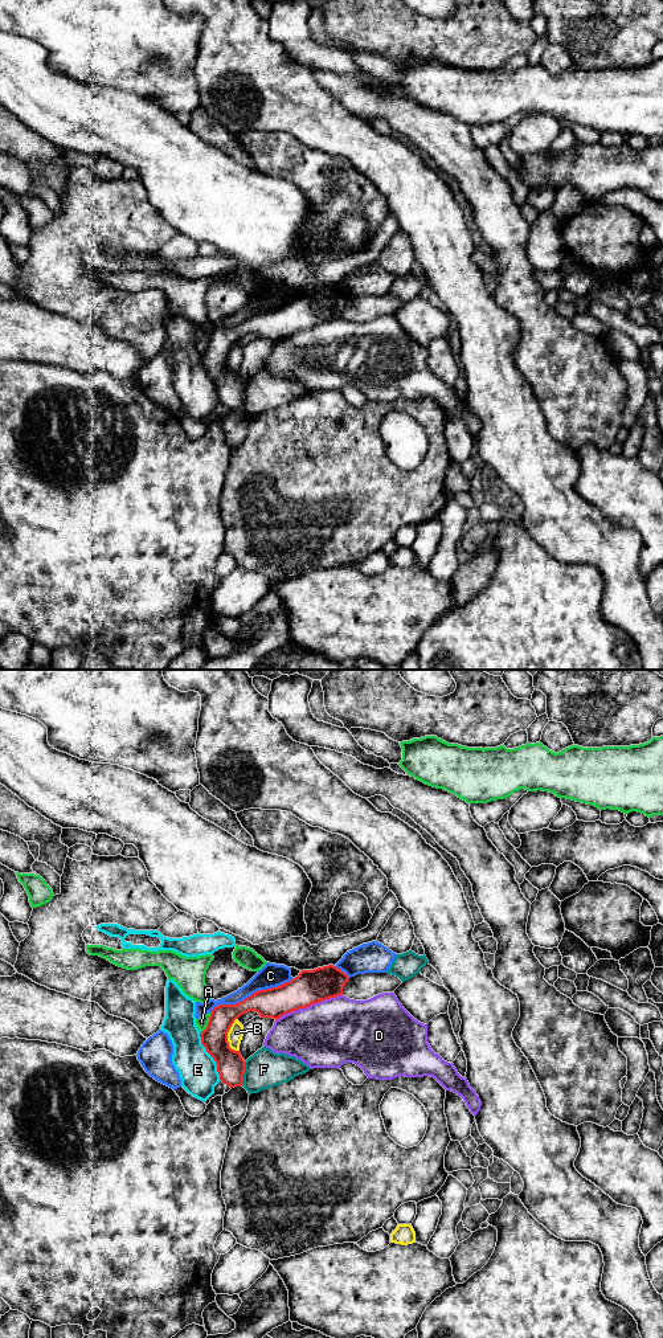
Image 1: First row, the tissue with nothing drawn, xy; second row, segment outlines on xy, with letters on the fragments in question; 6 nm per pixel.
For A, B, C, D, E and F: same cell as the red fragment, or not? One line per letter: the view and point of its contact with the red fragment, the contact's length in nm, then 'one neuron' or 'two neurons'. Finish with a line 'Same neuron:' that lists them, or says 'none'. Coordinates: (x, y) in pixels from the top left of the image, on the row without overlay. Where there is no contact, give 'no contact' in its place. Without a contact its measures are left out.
A: xy (208, 346) | 140 nm | two neurons
B: xy (226, 357) | 200 nm | two neurons
C: xy (252, 316) | 550 nm | two neurons
D: xy (309, 328) | 440 nm | two neurons
E: xy (211, 377) | 320 nm | two neurons
F: xy (244, 395) | 150 nm | two neurons
Same neuron: none

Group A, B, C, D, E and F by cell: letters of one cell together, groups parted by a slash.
A / B / C / D / E / F

